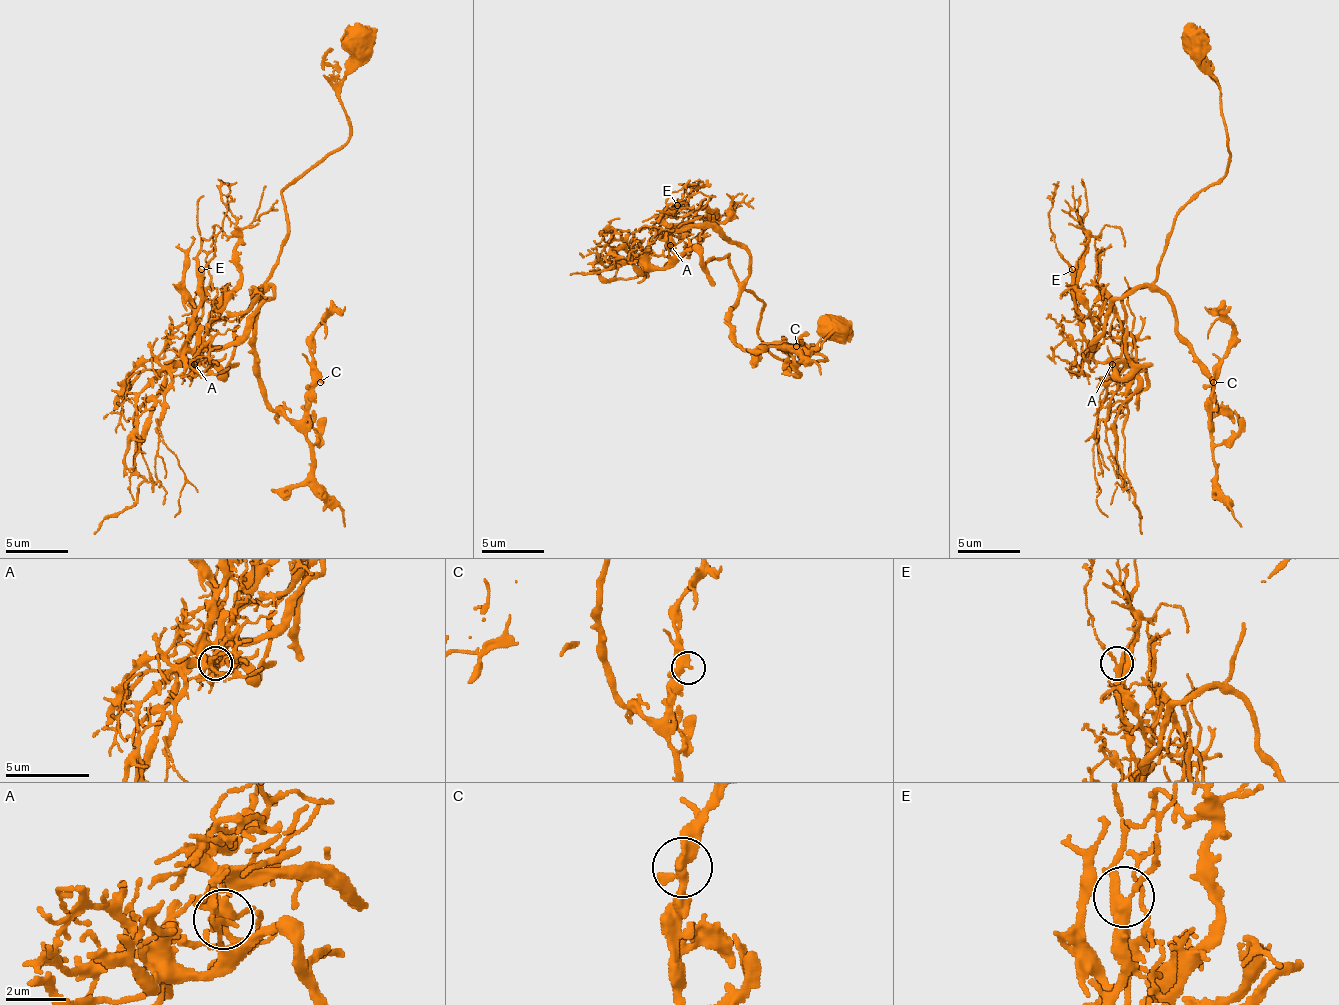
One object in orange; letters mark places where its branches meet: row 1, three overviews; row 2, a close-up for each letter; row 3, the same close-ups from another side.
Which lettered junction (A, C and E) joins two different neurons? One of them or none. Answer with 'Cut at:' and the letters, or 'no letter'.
Cut at: A

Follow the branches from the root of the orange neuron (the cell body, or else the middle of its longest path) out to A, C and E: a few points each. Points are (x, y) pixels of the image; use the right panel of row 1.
A: (1125, 294), (1122, 310), (1125, 313), (1128, 369), (1122, 376), (1116, 369), (1119, 357), (1113, 363)
C: (1125, 294), (1153, 288), (1166, 297), (1175, 335), (1210, 382), (1216, 404), (1213, 419), (1213, 382)
E: (1125, 294), (1147, 288), (1131, 288), (1109, 307), (1106, 325), (1094, 344), (1094, 325), (1072, 294), (1072, 269)

